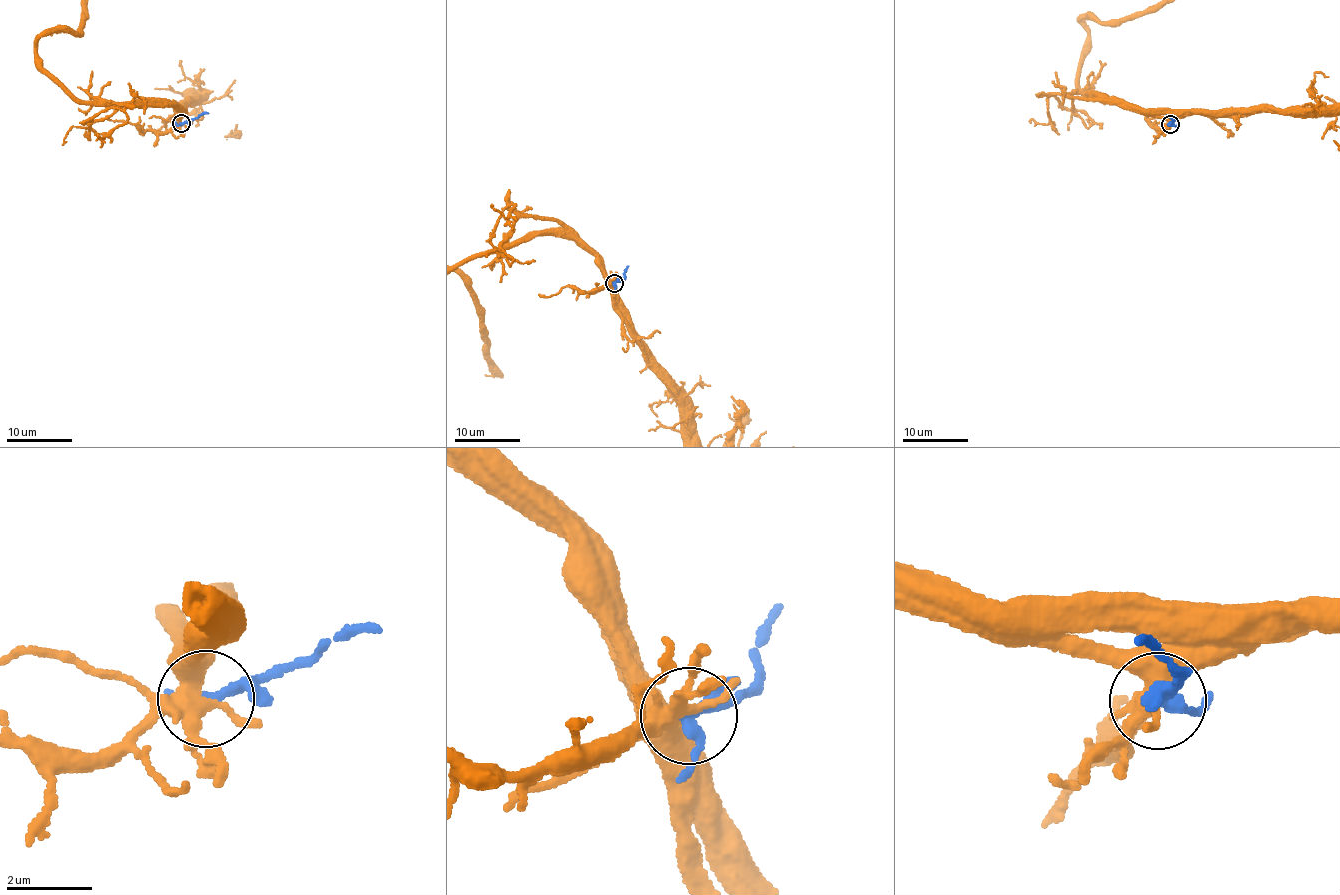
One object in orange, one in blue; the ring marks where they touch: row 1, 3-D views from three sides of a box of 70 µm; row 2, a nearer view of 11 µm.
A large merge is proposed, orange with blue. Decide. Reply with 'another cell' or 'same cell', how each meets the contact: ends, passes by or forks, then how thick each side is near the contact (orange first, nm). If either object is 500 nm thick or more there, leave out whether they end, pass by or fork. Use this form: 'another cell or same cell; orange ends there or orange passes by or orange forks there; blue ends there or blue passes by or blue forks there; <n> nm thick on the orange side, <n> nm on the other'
same cell; orange forks there; blue passes by; 400 nm thick on the orange side, 260 nm on the other

